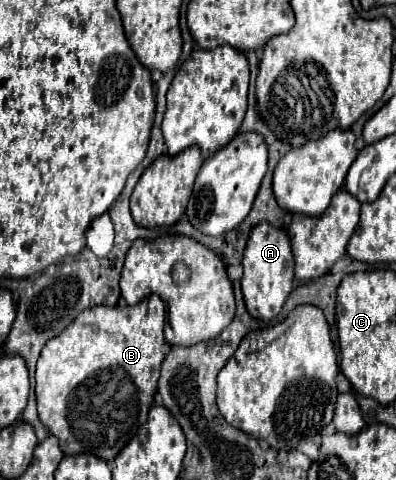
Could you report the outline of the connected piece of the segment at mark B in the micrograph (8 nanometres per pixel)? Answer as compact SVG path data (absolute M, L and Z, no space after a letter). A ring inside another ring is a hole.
M149 295L137 305L95 305L81 311L73 325L47 341L37 361L35 373L35 395L37 411L41 423L59 439L61 451L65 455L89 453L107 463L135 437L139 427L147 421L147 413L153 405L157 393L157 379L161 363L165 359L163 345L163 325L165 325L165 305L157 295Z

